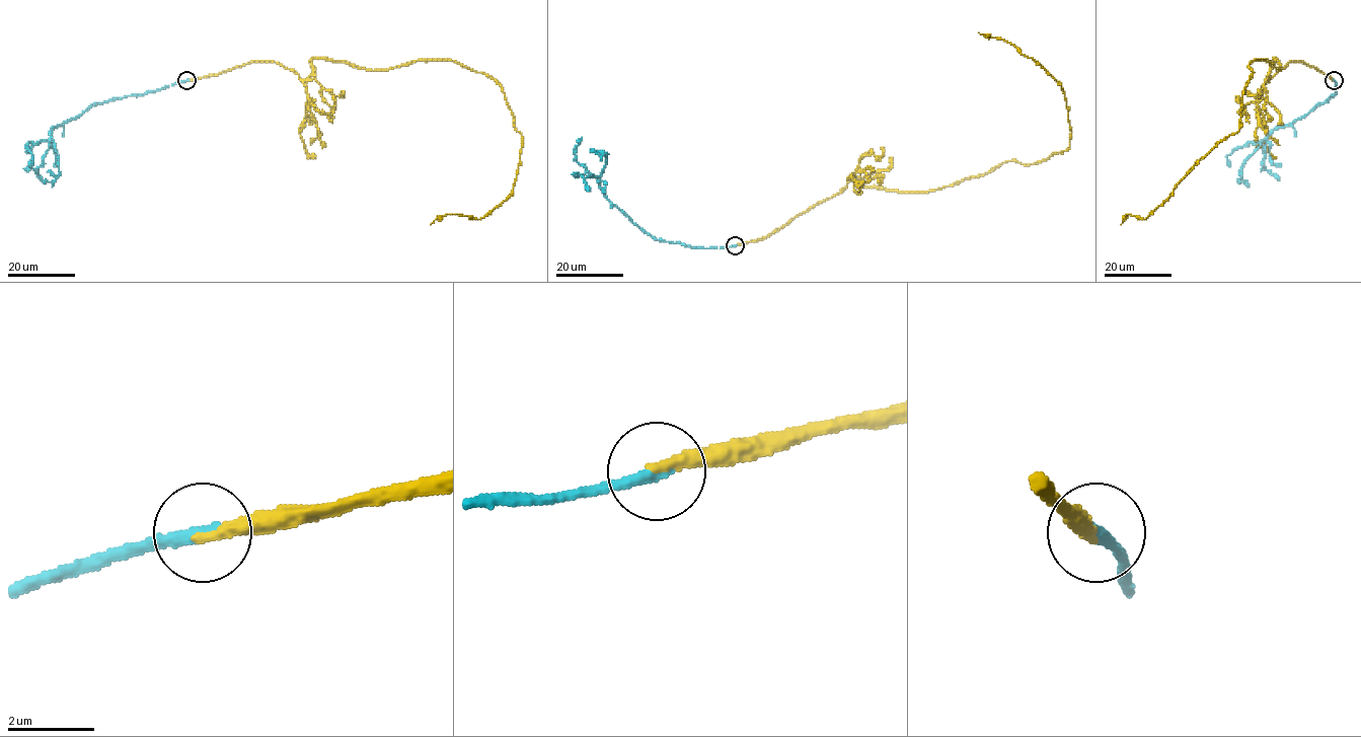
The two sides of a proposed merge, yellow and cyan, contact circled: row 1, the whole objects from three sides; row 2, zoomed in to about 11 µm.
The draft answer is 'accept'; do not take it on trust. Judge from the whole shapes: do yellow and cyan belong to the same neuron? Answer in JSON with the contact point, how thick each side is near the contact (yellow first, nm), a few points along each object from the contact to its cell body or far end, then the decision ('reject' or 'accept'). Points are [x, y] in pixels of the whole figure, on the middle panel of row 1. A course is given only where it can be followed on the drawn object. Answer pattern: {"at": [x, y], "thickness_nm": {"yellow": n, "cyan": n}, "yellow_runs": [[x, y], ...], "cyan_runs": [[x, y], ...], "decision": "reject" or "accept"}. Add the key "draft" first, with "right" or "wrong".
{"draft": "right", "at": [735, 245], "thickness_nm": {"yellow": 280, "cyan": 320}, "yellow_runs": [[735, 245], [766, 237], [849, 180], [931, 192], [1068, 147], [1060, 84], [1012, 45], [978, 31]], "cyan_runs": [[735, 245], [695, 247], [657, 240], [641, 231], [606, 198], [600, 186], [607, 153], [596, 154], [590, 149]], "decision": "accept"}

